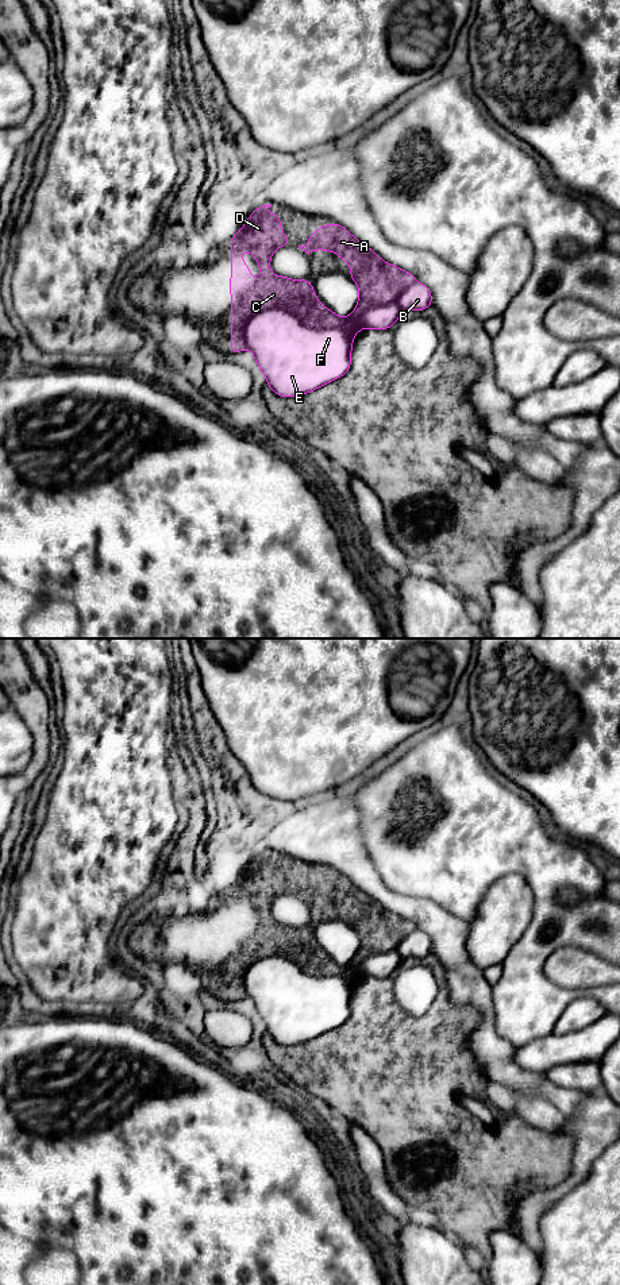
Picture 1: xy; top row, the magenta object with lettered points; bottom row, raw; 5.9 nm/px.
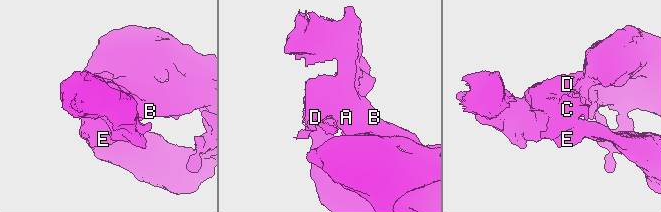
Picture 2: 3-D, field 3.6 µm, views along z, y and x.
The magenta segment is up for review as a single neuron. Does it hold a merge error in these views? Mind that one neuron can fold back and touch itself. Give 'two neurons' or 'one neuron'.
two neurons

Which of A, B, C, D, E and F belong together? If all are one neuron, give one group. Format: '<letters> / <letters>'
A C D / B E F

